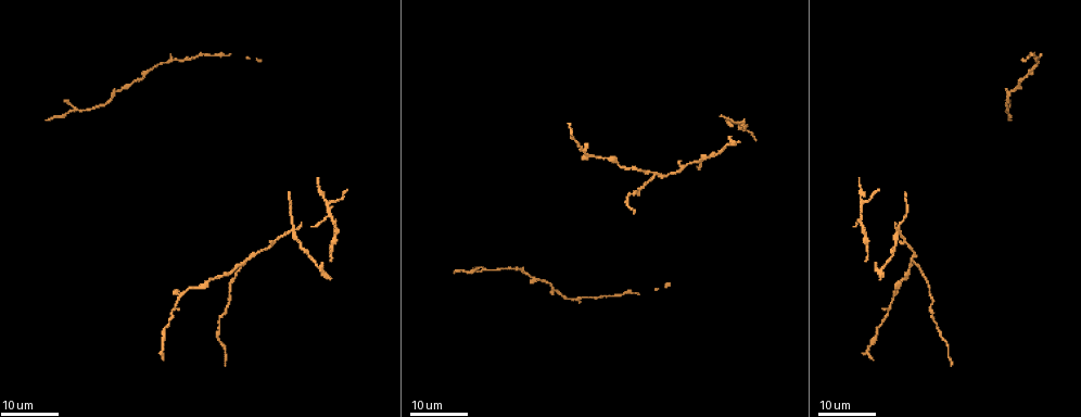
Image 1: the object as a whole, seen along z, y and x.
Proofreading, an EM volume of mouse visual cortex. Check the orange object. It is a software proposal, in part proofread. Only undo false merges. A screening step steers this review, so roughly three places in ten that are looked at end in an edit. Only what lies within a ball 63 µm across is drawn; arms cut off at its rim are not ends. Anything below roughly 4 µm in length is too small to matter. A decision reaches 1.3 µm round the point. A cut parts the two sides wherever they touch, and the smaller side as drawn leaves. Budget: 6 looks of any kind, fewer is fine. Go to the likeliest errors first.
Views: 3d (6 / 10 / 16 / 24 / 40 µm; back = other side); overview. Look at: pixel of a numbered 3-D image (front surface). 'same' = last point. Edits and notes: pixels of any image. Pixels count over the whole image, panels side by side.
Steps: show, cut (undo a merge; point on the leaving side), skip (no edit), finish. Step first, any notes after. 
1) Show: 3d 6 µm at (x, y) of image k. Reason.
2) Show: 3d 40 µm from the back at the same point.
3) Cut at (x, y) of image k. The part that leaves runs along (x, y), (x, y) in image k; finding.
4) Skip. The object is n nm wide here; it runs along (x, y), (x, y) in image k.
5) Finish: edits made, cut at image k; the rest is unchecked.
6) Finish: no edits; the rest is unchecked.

Show: 3d 24 µm at (900, 232) of image 1. Four-way junction.

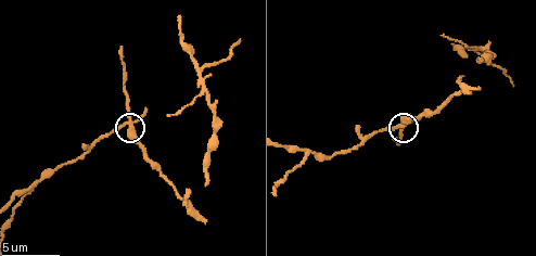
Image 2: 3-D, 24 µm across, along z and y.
Show: 3d 6 µm at (127, 124) of image 2.

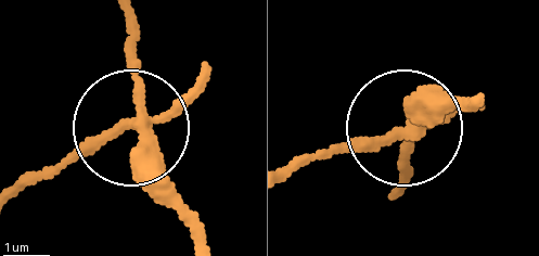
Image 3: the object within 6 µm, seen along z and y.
Cut at (156, 183) of image 3. The object is 290 nm wide here; two cells meet here.

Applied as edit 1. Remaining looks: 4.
Show: overview. Redraw.

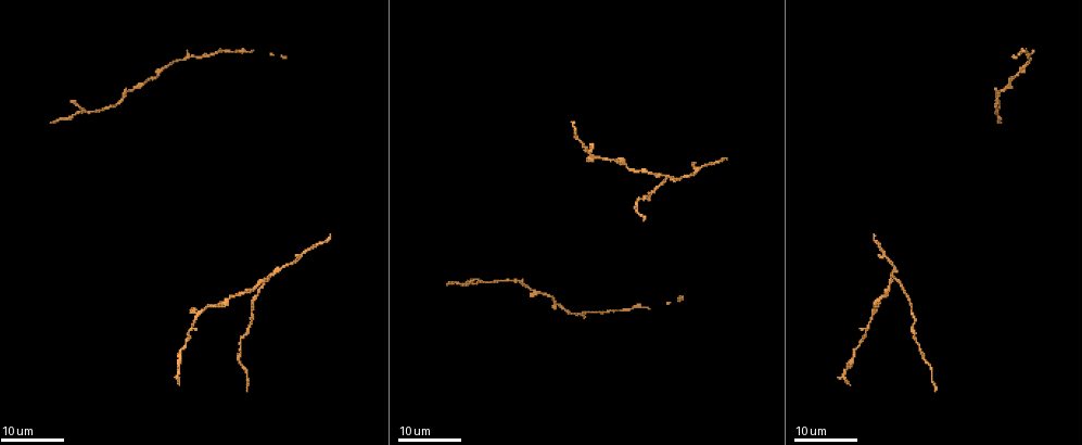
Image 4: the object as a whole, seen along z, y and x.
Show: 3d 24 µm at (268, 276) of image 4. A fork.

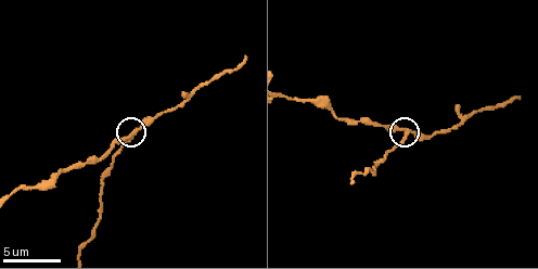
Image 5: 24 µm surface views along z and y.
Show: 3d 6 µm at (132, 134) of image 5.

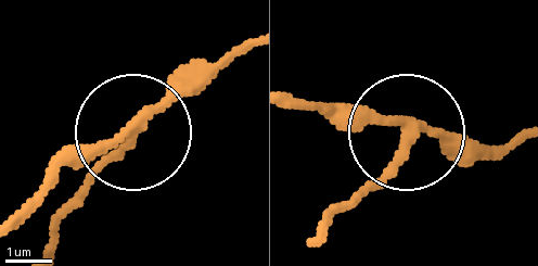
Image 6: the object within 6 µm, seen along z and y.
Cut at (389, 176) of image 6. 3 arms meet here; two cells meet here.

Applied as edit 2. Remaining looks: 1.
Finish: edits made, cut at image 3, cut at image 6; the rest is unchecked.

